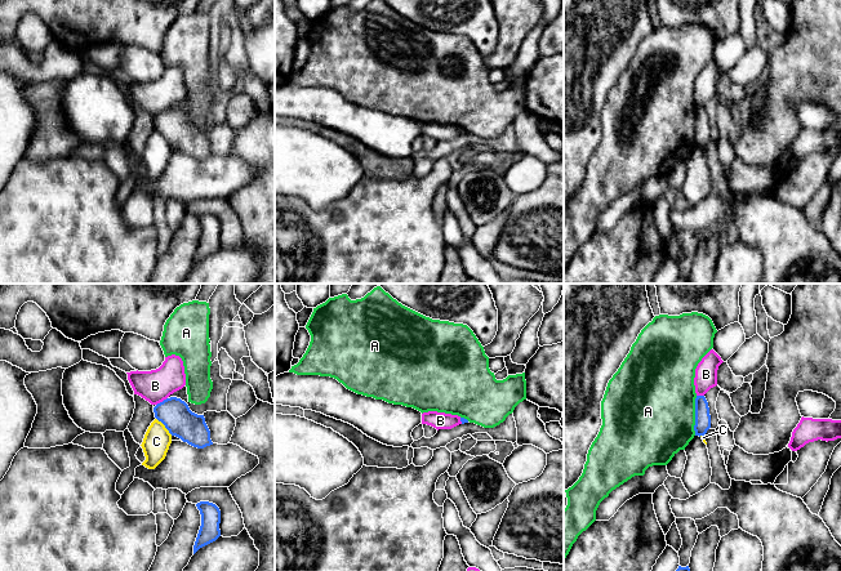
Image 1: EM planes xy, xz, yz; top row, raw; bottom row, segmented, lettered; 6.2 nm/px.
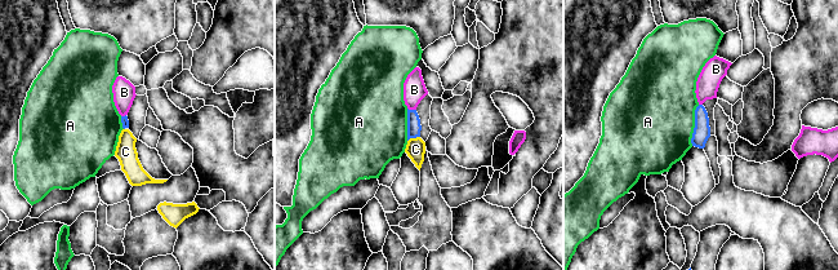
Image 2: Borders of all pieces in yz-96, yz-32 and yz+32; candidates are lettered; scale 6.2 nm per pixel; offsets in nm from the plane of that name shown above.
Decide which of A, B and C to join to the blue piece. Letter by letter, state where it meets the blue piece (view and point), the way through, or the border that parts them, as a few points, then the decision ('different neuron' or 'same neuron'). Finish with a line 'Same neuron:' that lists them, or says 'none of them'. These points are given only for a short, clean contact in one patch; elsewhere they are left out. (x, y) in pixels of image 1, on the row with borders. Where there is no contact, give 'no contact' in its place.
A: contact yz (695, 415); different neuron
B: contact xy (163, 401); border xy (167, 397), (156, 405); different neuron
C: contact xy (165, 427); border xy (156, 418), (172, 435); different neuron
Same neuron: none of them

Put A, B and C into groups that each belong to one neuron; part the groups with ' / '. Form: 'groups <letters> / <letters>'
groups A / B / C

